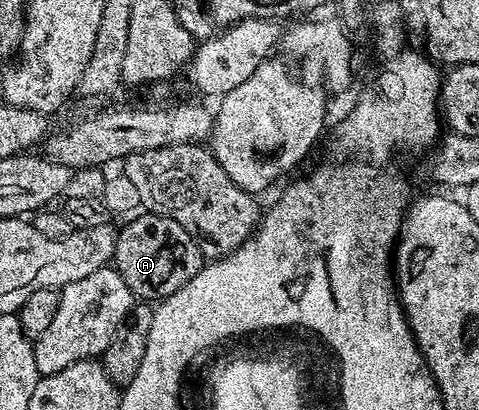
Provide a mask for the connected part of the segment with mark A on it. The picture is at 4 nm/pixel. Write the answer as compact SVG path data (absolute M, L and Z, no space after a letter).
M150 211L140 215L133 215L129 219L133 220L117 231L112 264L116 272L122 274L122 282L130 286L133 297L144 302L159 302L174 294L174 290L182 290L182 286L203 268L204 257L199 241L182 230L178 222Z

